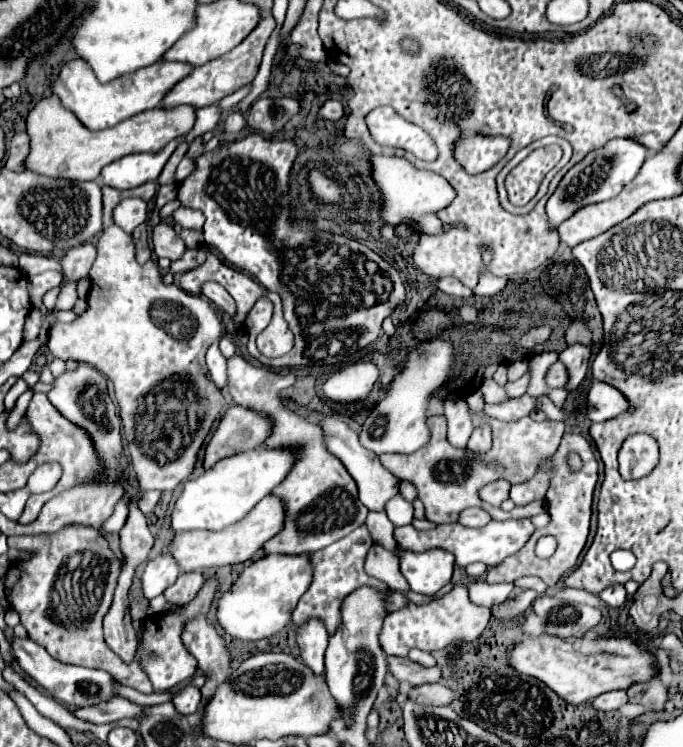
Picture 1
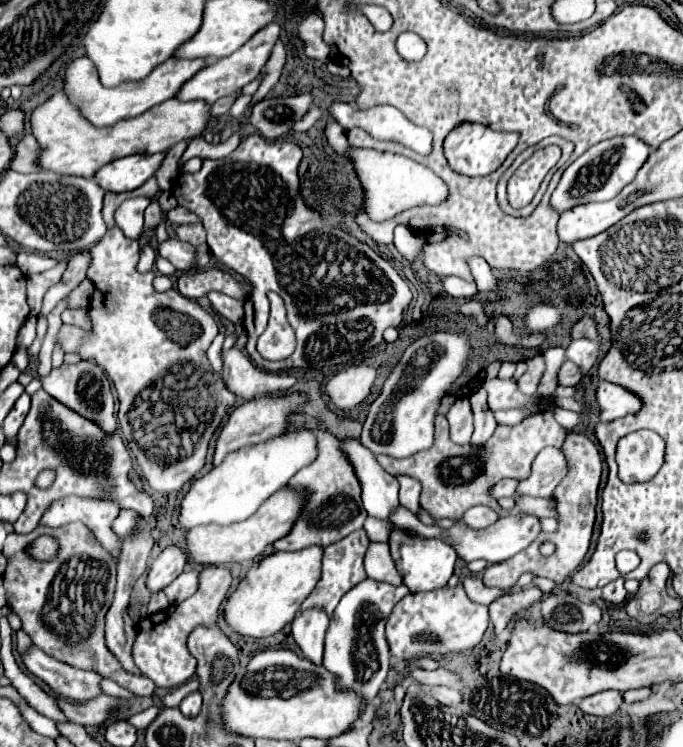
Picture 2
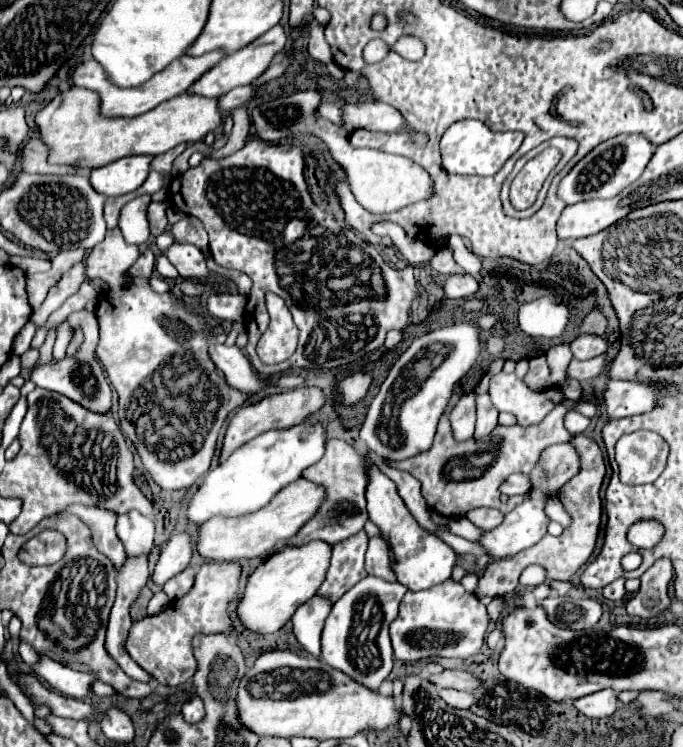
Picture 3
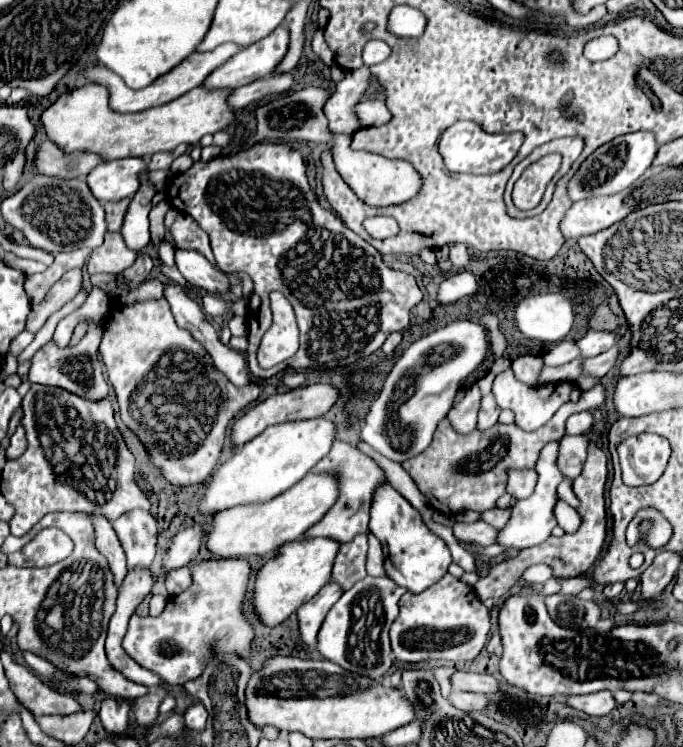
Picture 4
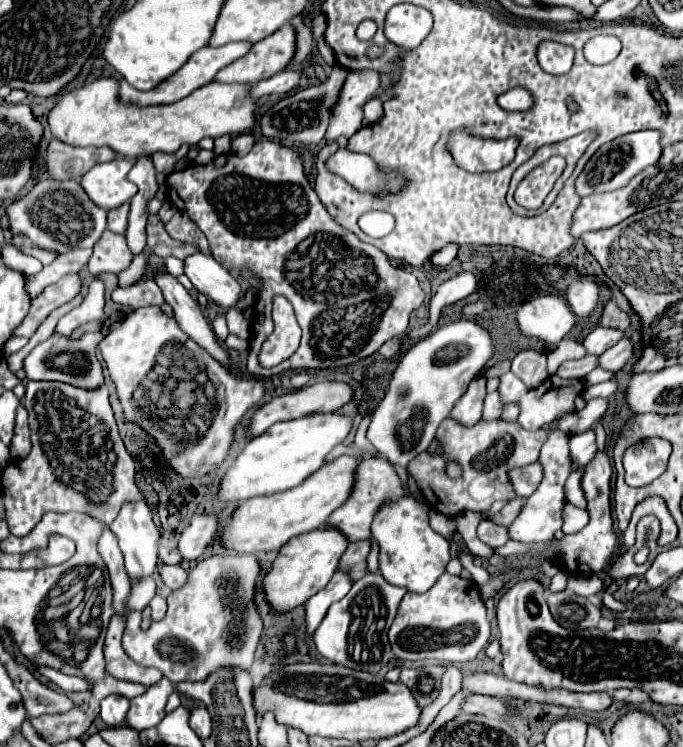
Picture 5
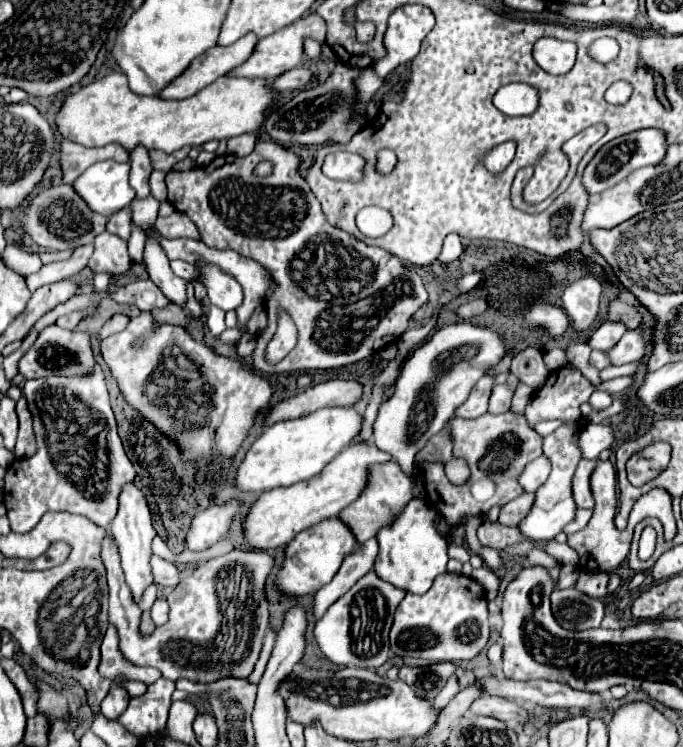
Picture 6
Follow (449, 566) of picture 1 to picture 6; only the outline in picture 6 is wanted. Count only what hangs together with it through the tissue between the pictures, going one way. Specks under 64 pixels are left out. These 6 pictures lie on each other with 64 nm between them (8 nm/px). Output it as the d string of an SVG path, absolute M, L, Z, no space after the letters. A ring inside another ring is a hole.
M414 498L406 504L404 512L398 516L398 520L382 528L378 532L378 542L380 542L380 552L376 558L376 574L394 584L396 588L410 592L410 594L426 594L438 574L446 572L448 564L448 542L438 534L434 522L436 522L436 508L428 504L424 498Z

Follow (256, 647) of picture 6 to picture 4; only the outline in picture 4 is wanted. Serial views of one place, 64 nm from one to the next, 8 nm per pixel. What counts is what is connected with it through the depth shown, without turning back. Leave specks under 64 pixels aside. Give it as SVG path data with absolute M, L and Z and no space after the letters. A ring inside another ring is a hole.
M96 516L94 526L96 526L96 548L102 556L106 556L108 566L114 574L114 584L120 588L120 584L124 582L124 574L128 574L124 550L118 542L118 536L116 536L112 524L106 518ZM210 558L194 564L192 584L180 596L168 599L166 610L158 618L132 616L124 636L124 650L140 666L160 674L170 686L182 686L198 678L212 656L232 652L250 660L254 626L242 612L252 566L244 558Z

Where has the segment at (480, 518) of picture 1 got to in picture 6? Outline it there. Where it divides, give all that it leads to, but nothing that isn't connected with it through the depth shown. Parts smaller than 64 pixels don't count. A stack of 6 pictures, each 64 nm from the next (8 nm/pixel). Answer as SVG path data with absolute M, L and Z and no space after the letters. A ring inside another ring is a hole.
M526 492L526 494L510 500L506 506L502 506L498 522L504 526L518 526L520 520L524 520L524 514L530 512L532 500L536 500L534 492Z

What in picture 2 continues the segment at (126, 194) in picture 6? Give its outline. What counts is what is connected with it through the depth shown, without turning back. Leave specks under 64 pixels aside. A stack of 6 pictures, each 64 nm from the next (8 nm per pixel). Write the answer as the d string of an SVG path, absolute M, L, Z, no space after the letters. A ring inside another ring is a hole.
M166 152L152 154L152 156L132 154L126 158L118 158L106 166L102 166L94 174L94 180L106 192L116 192L116 194L130 192L130 190L142 186L158 170L164 154Z

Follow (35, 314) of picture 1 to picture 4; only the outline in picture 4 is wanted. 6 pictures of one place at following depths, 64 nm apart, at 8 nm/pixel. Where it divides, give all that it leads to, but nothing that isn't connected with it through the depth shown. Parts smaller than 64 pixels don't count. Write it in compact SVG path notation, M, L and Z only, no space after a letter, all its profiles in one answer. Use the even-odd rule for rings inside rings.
M20 332L14 340L12 340L12 344L10 344L10 350L8 350L8 354L12 354L12 356L18 356L30 342L34 340L34 334L28 334L28 332Z

